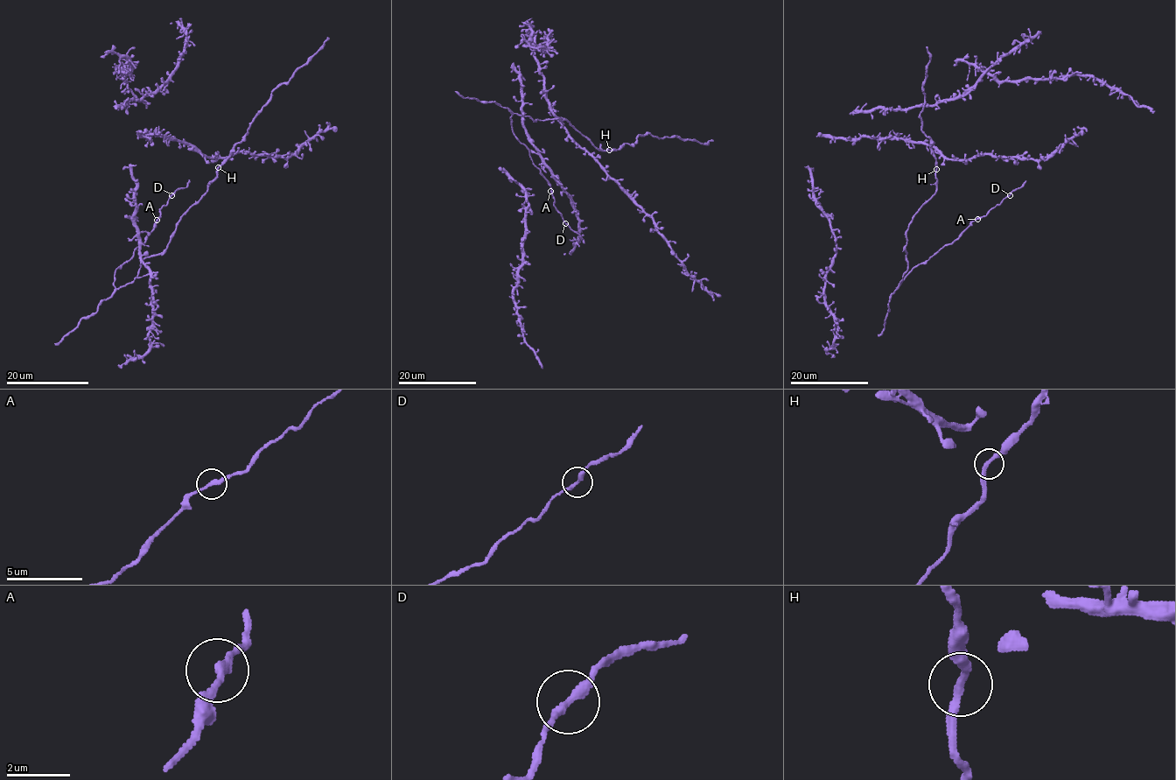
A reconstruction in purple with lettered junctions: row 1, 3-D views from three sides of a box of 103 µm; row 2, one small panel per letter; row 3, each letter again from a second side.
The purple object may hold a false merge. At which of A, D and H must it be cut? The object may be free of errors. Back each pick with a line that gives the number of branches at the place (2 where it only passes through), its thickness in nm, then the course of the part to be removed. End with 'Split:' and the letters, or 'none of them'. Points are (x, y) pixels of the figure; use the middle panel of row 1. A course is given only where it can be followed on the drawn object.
Split: none of them

